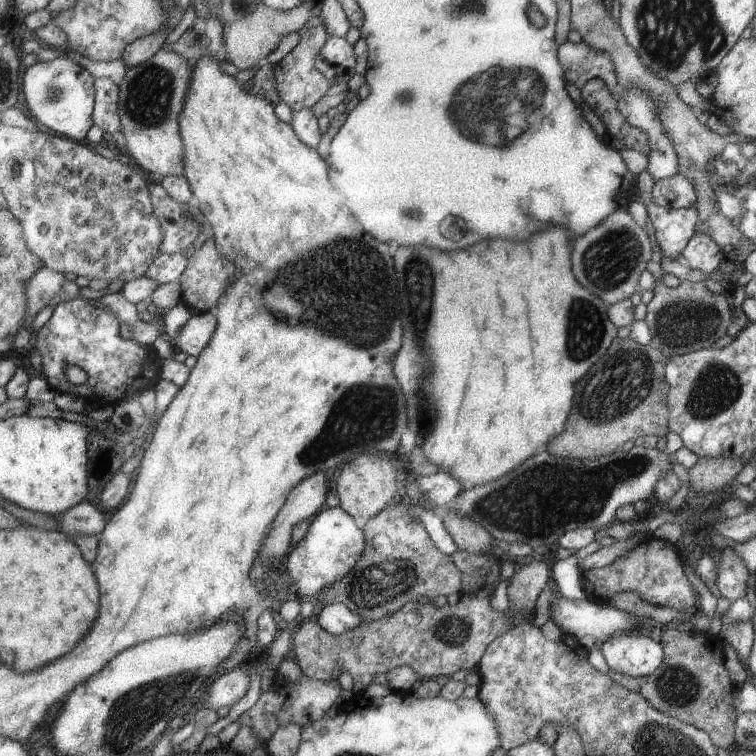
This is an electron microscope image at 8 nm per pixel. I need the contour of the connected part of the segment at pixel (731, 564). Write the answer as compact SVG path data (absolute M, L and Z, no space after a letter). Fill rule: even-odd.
M730 547L720 550L719 577L716 580L721 595L729 602L745 598L749 572L743 560Z

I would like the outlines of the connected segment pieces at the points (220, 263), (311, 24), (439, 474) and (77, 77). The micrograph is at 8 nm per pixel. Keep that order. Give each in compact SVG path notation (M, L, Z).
M209 235L202 245L195 249L186 260L185 270L180 274L178 283L181 287L181 302L185 303L193 313L202 313L213 310L219 295L226 292L226 288L234 279L235 265L232 261L227 261L214 248L214 238Z
M318 16L311 17L299 28L298 35L299 41L295 47L273 66L273 76L276 80L278 96L292 111L313 106L331 85L314 65L315 55L329 38L323 21Z
M438 470L427 477L417 476L414 480L417 490L426 496L429 506L437 509L447 506L450 500L461 492L460 482L443 471Z
M67 57L40 61L27 68L24 75L24 92L27 107L33 116L57 134L78 141L86 141L93 124L94 78L79 64Z

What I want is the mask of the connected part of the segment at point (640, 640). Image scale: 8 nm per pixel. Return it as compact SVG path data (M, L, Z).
M615 634L610 639L599 641L596 647L610 670L630 677L648 675L664 657L662 645L647 636Z

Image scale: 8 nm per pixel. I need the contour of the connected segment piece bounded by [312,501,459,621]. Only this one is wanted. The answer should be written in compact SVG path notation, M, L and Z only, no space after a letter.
M402 502L388 504L377 515L366 519L362 527L365 547L353 568L334 585L319 591L312 601L344 604L363 621L377 620L398 611L412 600L432 601L435 596L448 596L459 590L459 568L431 540L426 528L411 522Z

